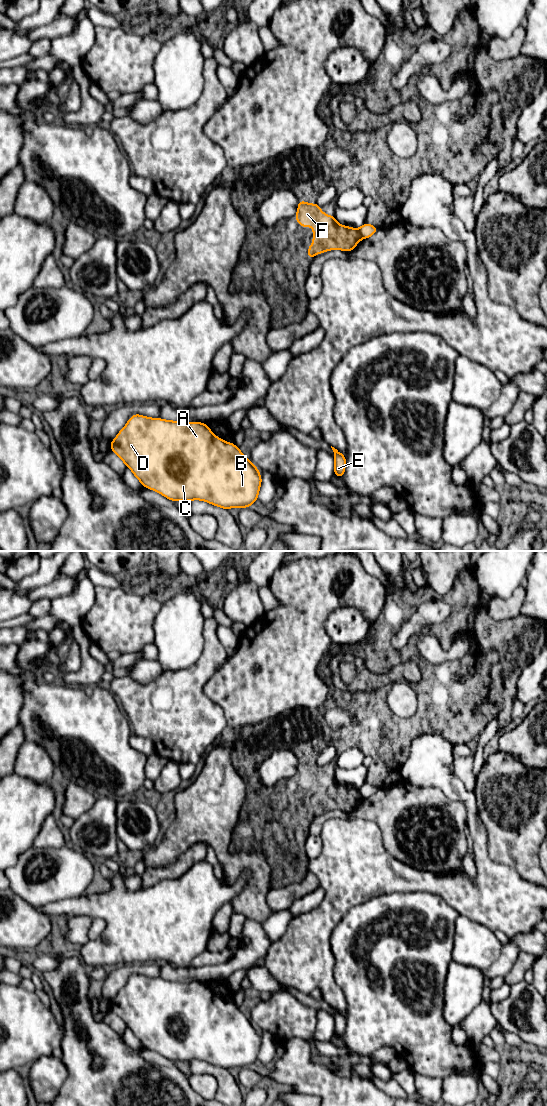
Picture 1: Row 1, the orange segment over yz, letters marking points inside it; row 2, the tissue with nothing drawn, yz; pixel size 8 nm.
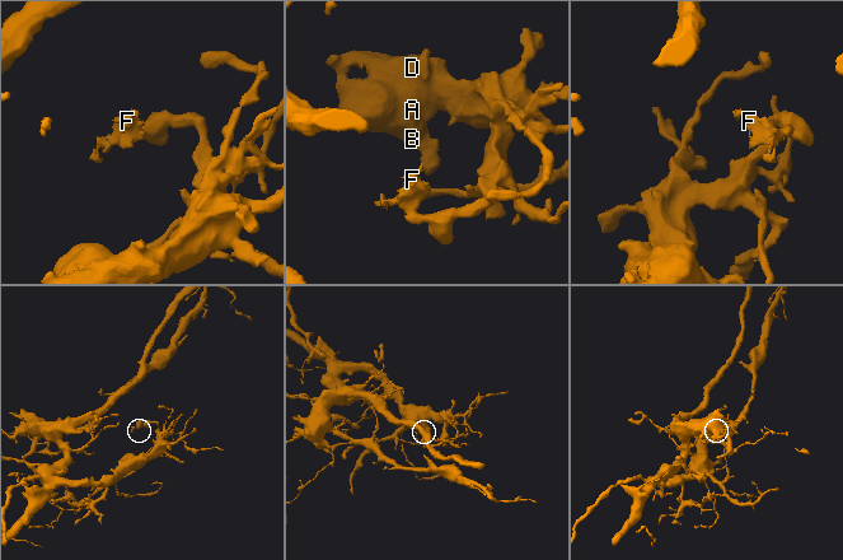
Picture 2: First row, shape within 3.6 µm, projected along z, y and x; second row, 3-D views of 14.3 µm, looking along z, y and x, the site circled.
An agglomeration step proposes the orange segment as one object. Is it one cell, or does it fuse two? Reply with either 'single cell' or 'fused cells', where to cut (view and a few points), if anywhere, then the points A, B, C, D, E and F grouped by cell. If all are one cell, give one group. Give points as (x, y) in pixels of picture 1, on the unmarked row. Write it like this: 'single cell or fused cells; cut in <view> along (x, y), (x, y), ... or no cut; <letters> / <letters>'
fused cells; cut in yz along (357, 789), (362, 798); A B C D E / F

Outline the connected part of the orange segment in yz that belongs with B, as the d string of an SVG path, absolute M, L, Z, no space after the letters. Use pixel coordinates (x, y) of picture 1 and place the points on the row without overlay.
M132 975L110 1002L112 1010L147 1049L171 1061L202 1060L231 1069L250 1067L258 1060L260 1031L234 1004L216 997L203 982L177 982Z

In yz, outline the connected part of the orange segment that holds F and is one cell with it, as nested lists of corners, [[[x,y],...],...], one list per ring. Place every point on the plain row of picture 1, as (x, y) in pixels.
[[[298,759],[295,778],[302,787],[313,786],[313,803],[308,807],[307,818],[336,809],[350,812],[362,799],[358,789],[339,784],[334,776],[323,773],[316,762],[309,764]]]

